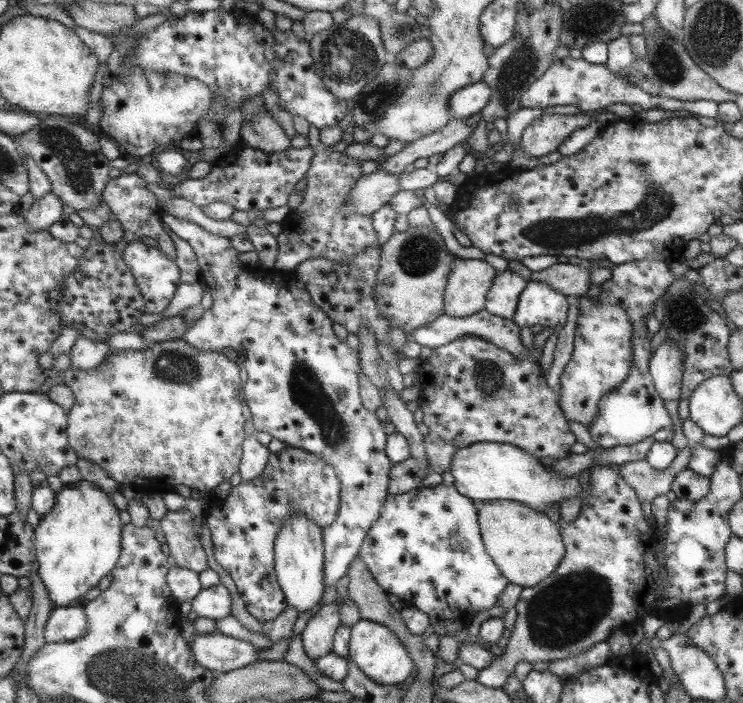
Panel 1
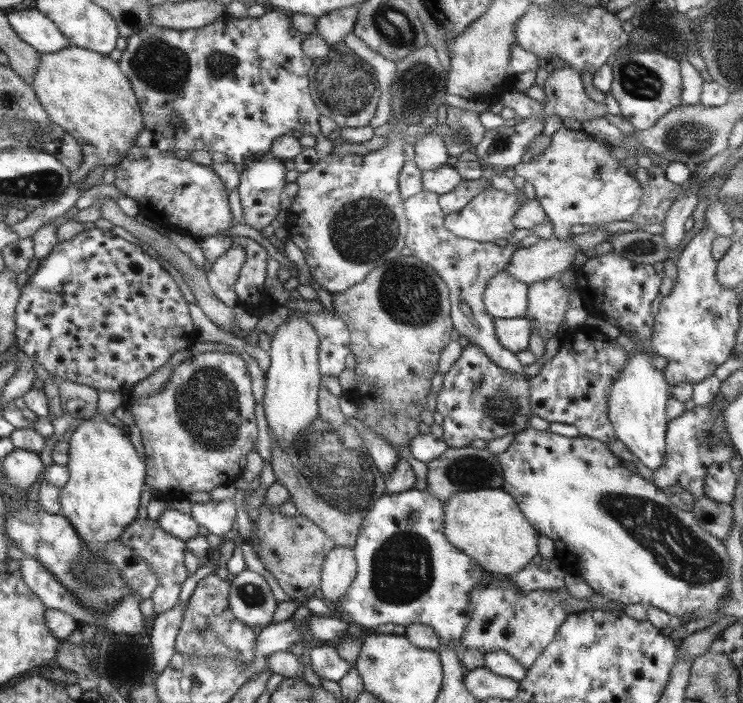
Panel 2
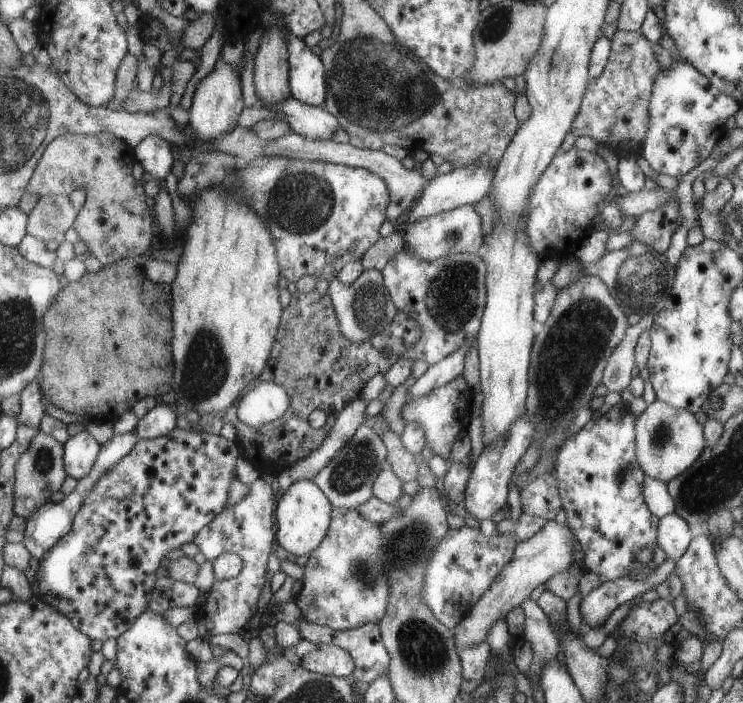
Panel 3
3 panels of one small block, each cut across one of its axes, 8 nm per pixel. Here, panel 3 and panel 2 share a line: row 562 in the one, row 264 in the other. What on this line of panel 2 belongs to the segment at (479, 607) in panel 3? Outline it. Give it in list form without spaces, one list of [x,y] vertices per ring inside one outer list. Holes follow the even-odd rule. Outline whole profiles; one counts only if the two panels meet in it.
[[[553,236],[547,240],[540,239],[531,246],[515,249],[504,271],[523,284],[556,278],[572,266],[576,251],[579,250],[570,237],[565,241],[559,241]]]

